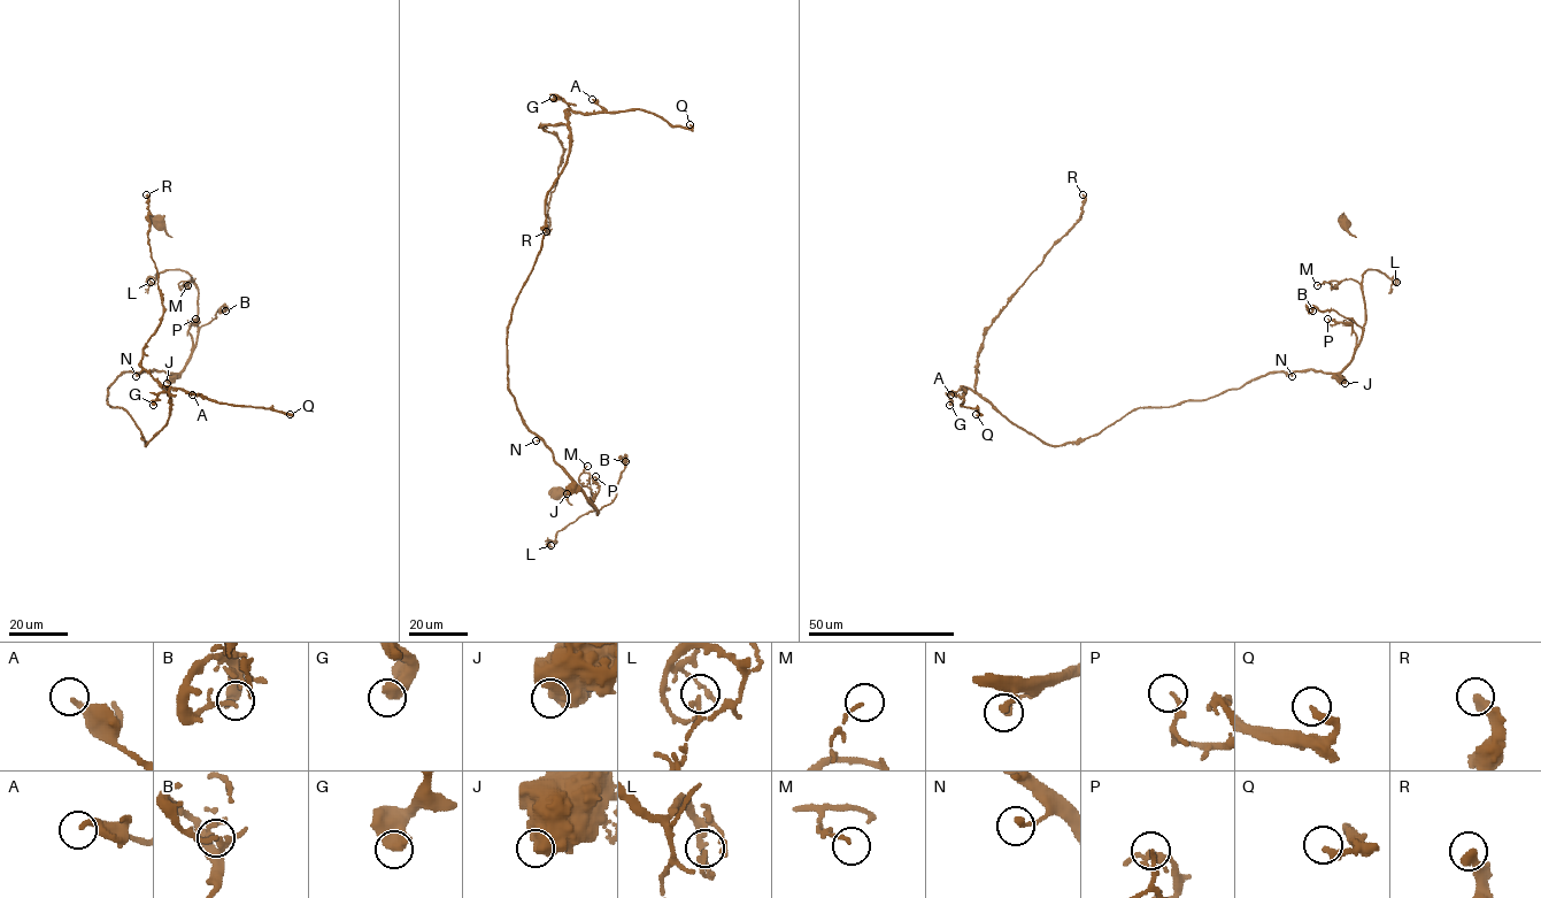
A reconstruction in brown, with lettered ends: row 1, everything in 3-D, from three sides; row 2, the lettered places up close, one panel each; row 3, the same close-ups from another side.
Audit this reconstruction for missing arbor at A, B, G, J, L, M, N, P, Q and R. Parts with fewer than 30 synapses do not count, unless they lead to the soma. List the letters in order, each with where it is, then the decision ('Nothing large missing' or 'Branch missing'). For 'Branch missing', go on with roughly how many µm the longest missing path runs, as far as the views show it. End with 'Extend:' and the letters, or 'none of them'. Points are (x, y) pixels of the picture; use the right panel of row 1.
A: Place: (950, 394). Nothing large missing
B: Place: (1312, 311). Nothing large missing
G: Place: (949, 405). Nothing large missing
J: Place: (1345, 383). Nothing large missing
L: Place: (1396, 282). Nothing large missing
M: Place: (1317, 285). Nothing large missing
N: Place: (1292, 376). Nothing large missing
P: Place: (1327, 319). Nothing large missing
Q: Place: (976, 414). Branch missing. Missing length about 45 µm
R: Place: (1083, 194). Nothing large missing
Extend: Q

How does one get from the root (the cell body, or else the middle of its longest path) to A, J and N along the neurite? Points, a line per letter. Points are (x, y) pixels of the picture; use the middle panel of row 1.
A: (559, 493), (578, 516), (598, 514), (517, 407), (507, 328), (569, 153), (568, 114), (601, 112), (592, 99)
J: (559, 493), (564, 497), (578, 516), (593, 511), (598, 514), (579, 490), (567, 493)
N: (559, 493), (578, 516), (598, 514), (554, 461), (553, 451), (536, 440)

